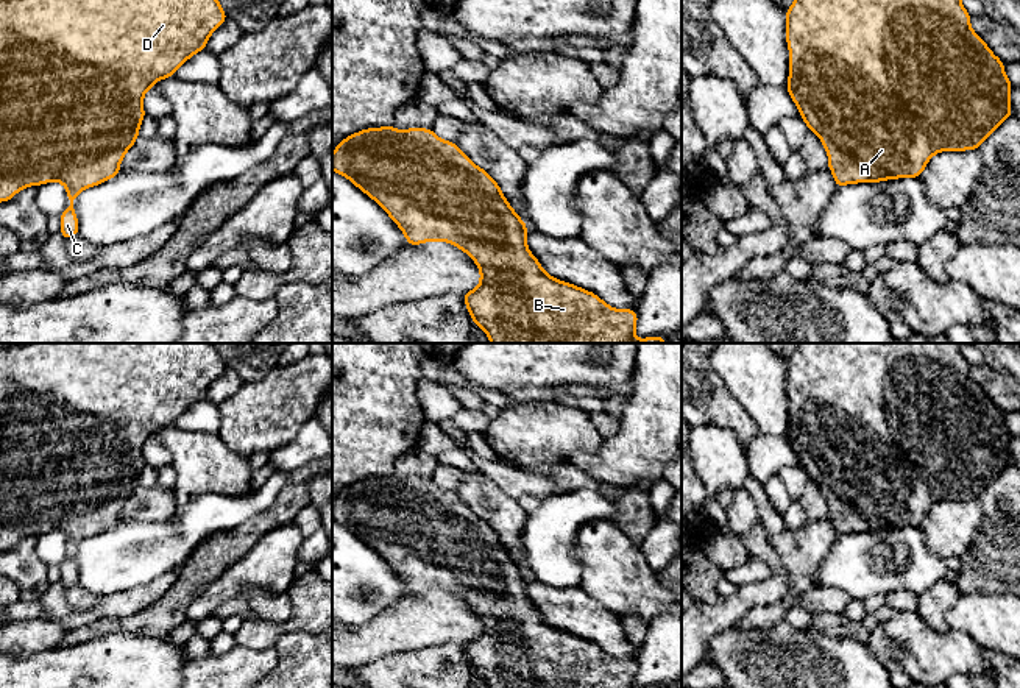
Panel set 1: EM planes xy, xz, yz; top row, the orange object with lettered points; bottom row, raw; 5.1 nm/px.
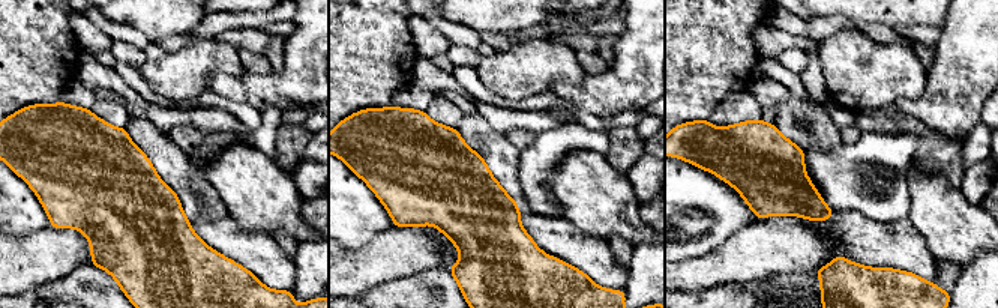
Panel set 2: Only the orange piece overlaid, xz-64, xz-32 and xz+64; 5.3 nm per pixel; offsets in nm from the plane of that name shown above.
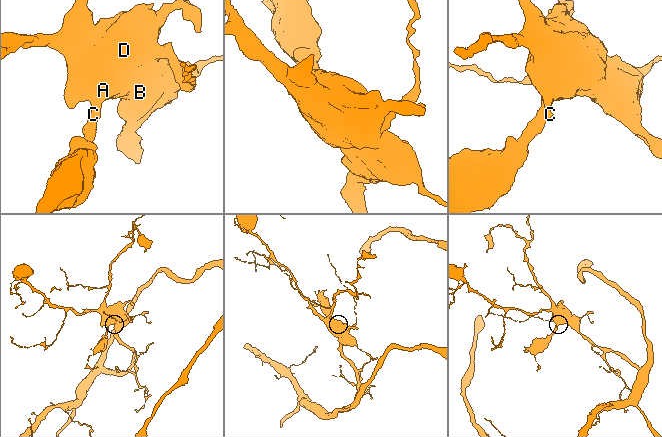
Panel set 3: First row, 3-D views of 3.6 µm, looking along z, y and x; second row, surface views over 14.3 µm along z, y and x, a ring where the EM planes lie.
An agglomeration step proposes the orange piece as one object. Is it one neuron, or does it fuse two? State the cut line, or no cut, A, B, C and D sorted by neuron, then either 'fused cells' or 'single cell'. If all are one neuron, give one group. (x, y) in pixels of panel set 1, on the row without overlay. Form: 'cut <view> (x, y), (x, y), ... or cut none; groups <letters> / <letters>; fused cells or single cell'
cut none; groups A B C D; single cell

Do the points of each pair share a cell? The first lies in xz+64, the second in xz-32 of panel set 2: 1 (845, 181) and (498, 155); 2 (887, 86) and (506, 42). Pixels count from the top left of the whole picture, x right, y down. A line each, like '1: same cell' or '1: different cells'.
1: different cells
2: different cells

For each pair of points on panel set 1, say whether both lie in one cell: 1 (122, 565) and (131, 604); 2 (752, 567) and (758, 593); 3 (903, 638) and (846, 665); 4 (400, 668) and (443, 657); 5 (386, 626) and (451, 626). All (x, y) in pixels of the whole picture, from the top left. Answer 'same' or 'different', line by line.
1: different
2: different
3: different
4: same
5: same

